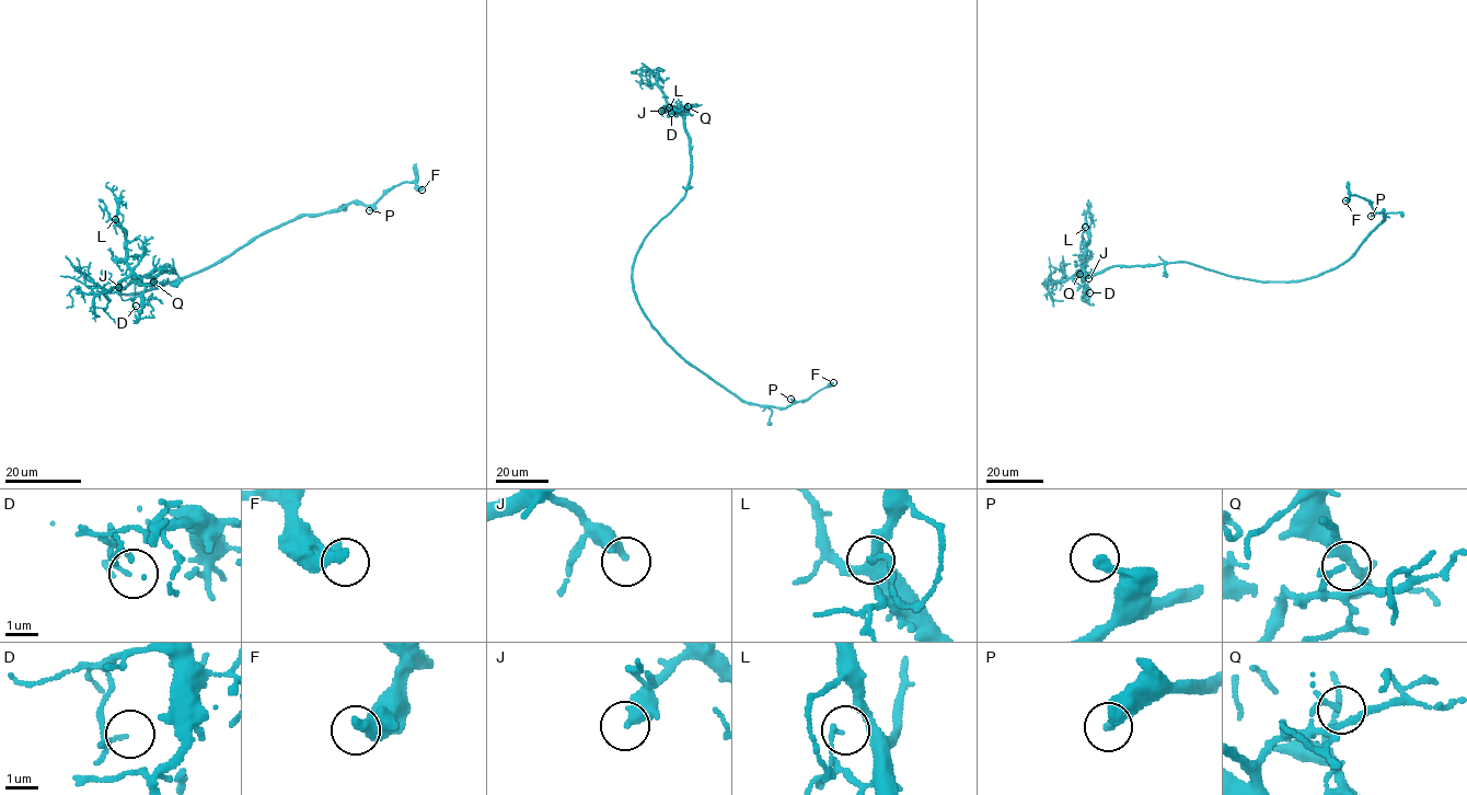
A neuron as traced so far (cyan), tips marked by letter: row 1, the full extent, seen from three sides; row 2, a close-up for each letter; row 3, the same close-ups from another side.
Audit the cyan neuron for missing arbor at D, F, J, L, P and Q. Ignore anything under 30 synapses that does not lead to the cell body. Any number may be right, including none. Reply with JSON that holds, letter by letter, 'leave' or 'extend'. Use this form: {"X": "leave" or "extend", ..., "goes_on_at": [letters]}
{"D": "leave", "F": "leave", "J": "leave", "L": "leave", "P": "leave", "Q": "leave", "goes_on_at": []}

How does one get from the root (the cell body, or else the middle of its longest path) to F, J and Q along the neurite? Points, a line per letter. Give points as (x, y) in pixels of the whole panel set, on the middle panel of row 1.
F: (633, 280), (639, 307), (659, 335), (686, 360), (742, 400), (786, 407), (833, 382)
J: (633, 280), (632, 265), (640, 244), (684, 196), (691, 174), (690, 136), (684, 119), (668, 105), (661, 111)
Q: (633, 280), (632, 265), (645, 237), (686, 189), (691, 174), (690, 136), (681, 111), (688, 106)

